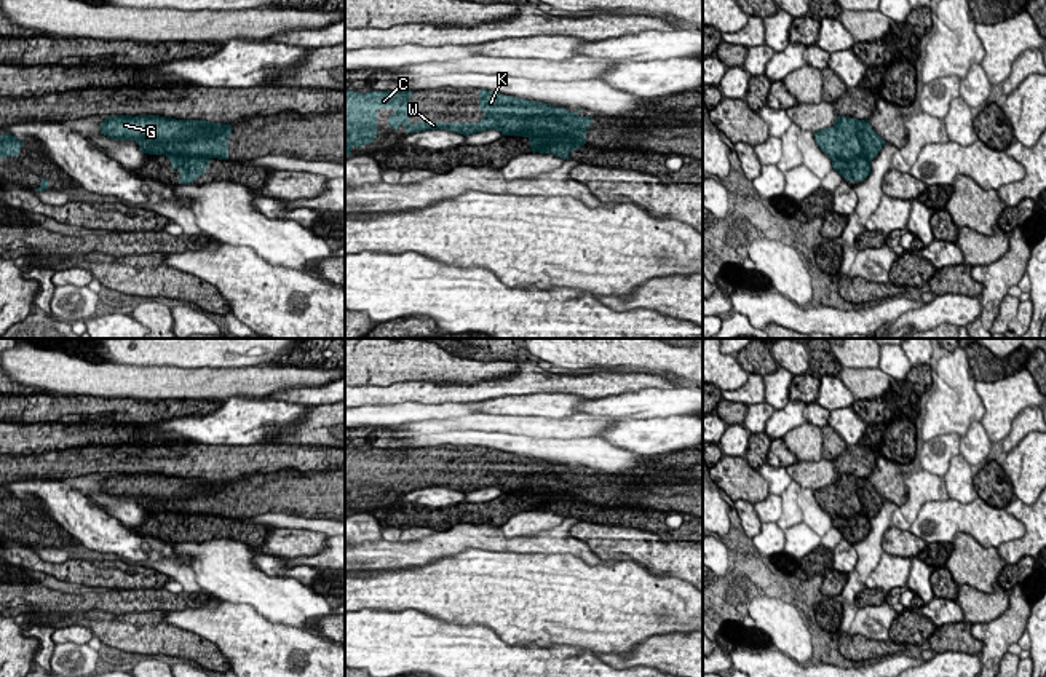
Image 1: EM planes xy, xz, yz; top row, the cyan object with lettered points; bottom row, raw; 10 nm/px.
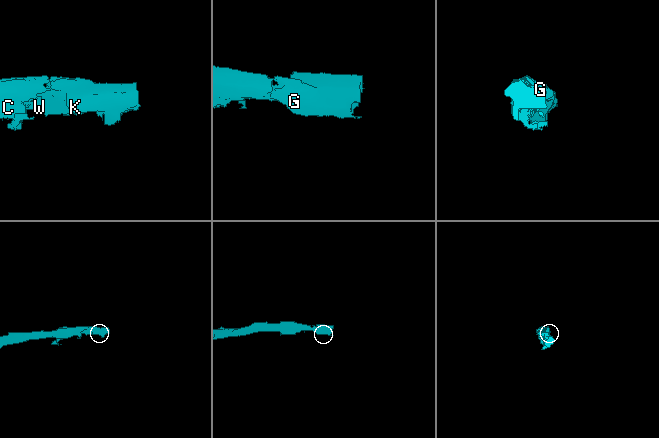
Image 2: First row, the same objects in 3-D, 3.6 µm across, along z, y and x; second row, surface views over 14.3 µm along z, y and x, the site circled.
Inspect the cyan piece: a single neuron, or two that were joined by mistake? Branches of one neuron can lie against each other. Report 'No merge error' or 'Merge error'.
Merge error

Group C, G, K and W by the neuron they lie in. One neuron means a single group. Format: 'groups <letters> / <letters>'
groups C K W / G

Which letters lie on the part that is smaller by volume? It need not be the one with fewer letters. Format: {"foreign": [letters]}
{"foreign": ["G"]}

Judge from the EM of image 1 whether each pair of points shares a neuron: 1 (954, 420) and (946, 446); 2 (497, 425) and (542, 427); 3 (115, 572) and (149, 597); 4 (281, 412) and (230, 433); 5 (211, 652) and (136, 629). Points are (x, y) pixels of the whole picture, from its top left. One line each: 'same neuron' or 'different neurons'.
1: different neurons
2: same neuron
3: different neurons
4: same neuron
5: same neuron

